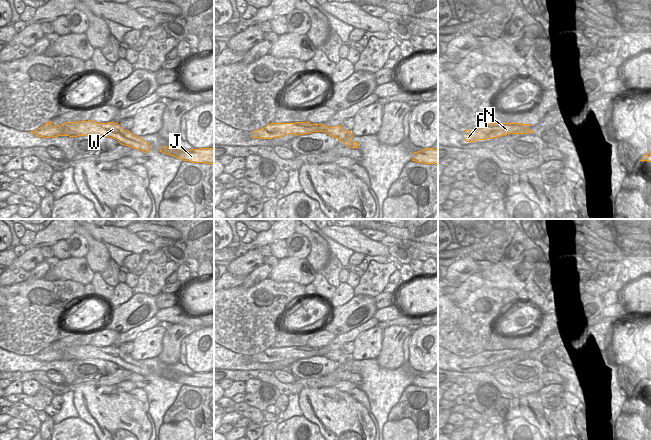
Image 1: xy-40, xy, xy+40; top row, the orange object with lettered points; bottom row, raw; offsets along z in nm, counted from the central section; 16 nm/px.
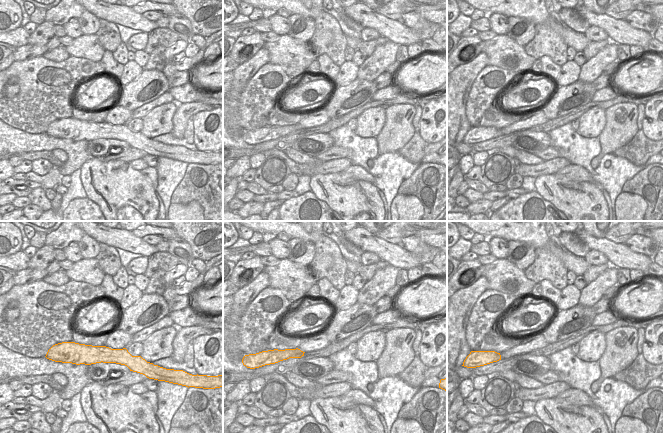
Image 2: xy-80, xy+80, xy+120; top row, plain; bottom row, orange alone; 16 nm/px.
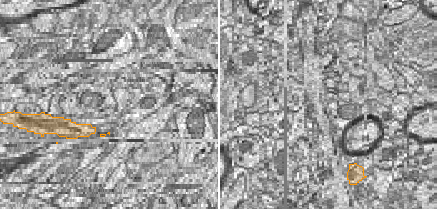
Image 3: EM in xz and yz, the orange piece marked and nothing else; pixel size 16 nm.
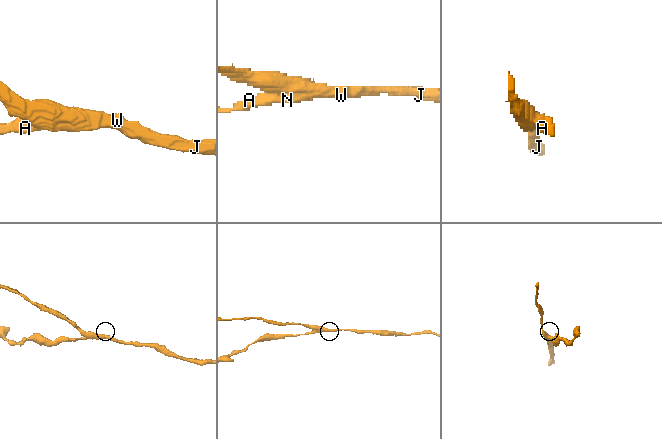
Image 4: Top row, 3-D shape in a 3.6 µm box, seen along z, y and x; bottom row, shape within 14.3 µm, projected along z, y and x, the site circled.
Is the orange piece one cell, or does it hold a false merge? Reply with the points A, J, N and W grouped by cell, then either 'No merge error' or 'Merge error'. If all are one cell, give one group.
Groups: A N / J W. Merge error

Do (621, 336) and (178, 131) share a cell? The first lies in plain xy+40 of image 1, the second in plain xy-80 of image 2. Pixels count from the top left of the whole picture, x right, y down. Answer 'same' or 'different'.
same

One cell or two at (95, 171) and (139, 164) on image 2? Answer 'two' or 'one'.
two

